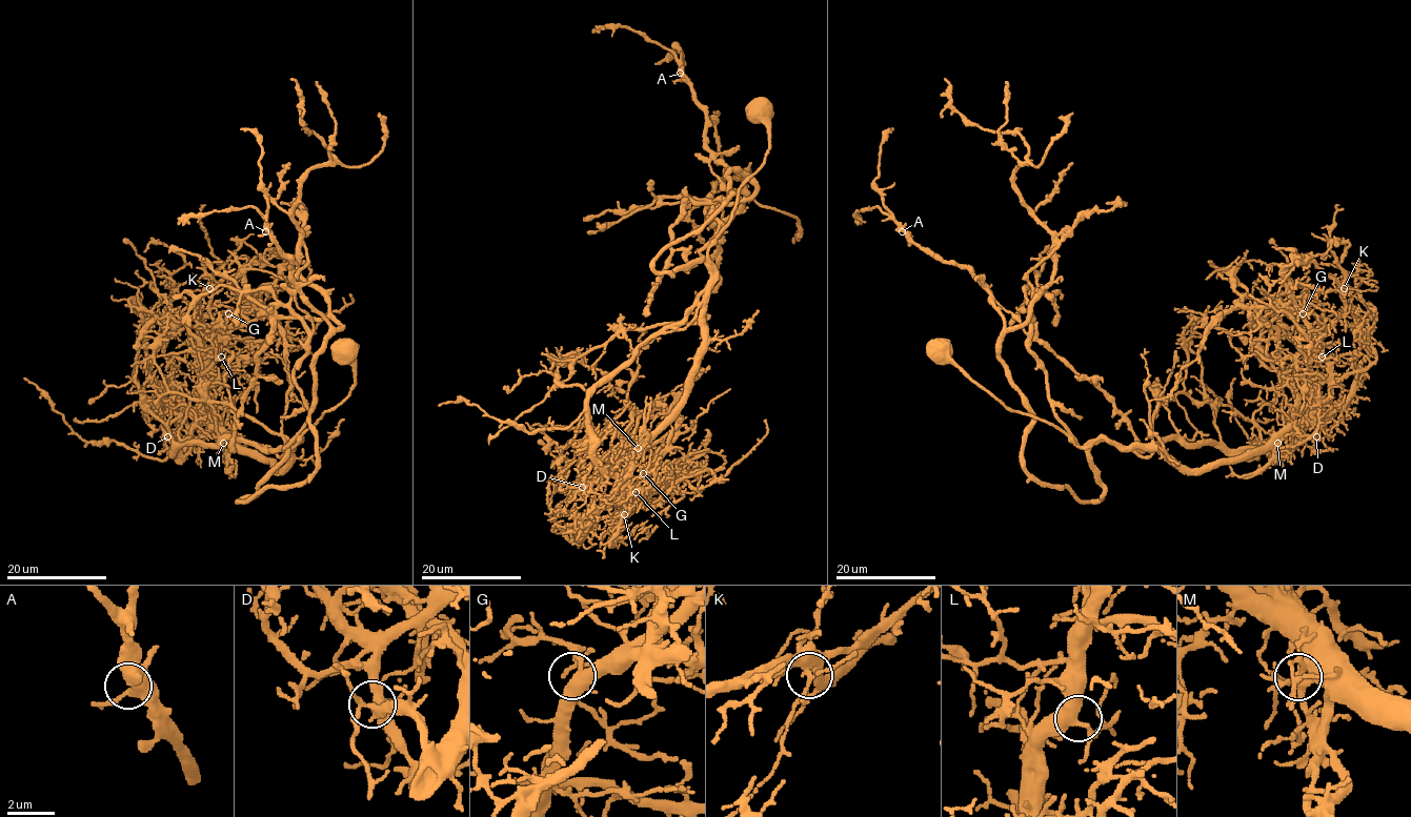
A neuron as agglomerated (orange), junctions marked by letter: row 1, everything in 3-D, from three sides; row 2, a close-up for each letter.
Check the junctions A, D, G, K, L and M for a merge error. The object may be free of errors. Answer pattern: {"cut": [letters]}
{"cut": ["M"]}

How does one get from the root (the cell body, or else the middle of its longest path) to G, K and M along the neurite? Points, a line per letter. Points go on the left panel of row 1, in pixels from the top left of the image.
G: (348, 349), (349, 393), (294, 447), (282, 433), (293, 399), (284, 333), (262, 306), (228, 313)
K: (348, 349), (349, 393), (289, 446), (281, 469), (215, 415), (222, 329), (197, 304), (209, 288)
M: (348, 349), (354, 349), (349, 393), (289, 446), (289, 460), (281, 469), (223, 444)

